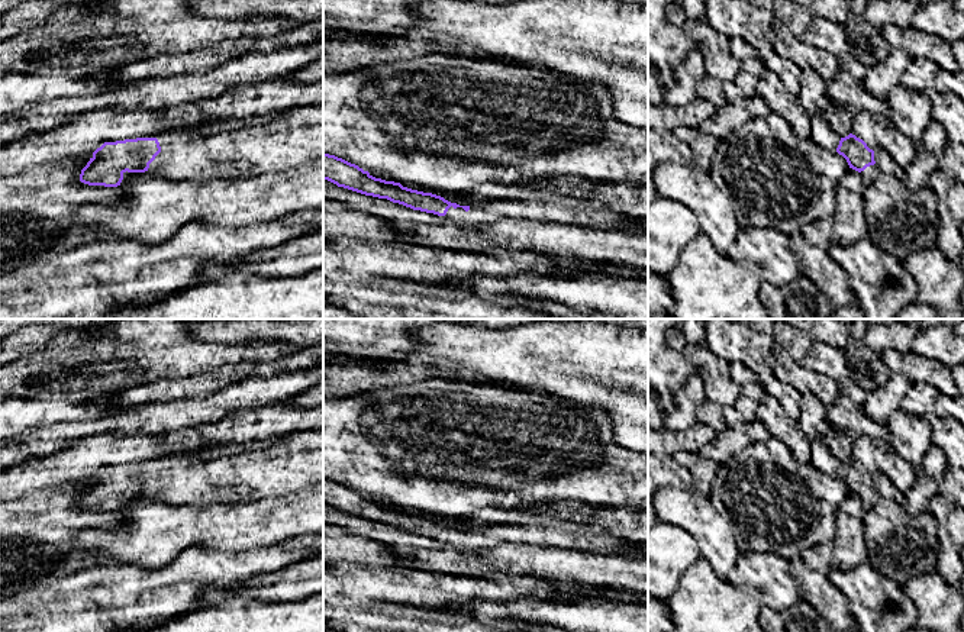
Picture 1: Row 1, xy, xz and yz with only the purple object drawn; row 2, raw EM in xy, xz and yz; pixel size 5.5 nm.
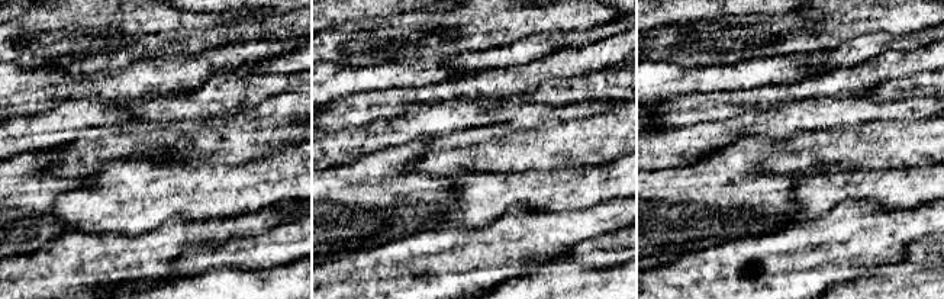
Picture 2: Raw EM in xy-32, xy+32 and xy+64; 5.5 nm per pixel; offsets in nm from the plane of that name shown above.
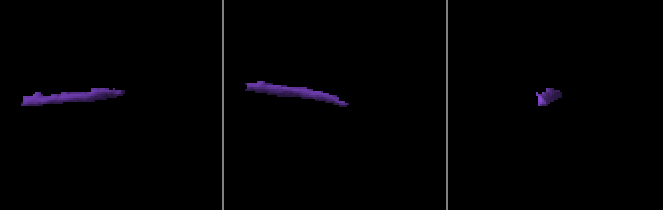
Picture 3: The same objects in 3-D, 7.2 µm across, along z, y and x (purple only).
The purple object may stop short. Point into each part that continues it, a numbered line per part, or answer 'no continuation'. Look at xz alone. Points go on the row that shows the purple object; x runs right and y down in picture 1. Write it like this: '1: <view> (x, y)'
1: xz (567, 210)

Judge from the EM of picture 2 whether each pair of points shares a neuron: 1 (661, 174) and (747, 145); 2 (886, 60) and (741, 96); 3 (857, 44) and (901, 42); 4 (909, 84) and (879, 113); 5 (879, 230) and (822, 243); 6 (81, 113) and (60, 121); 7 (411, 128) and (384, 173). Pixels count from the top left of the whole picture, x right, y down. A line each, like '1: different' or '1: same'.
1: same
2: same
3: same
4: different
5: same
6: same
7: different

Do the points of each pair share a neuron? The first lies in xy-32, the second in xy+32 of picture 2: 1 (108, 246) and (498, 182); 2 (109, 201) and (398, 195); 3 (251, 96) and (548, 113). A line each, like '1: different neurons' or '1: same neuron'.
1: different neurons
2: different neurons
3: different neurons

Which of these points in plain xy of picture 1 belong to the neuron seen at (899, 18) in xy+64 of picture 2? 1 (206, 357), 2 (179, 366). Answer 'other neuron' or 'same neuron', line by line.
1: same neuron
2: same neuron

